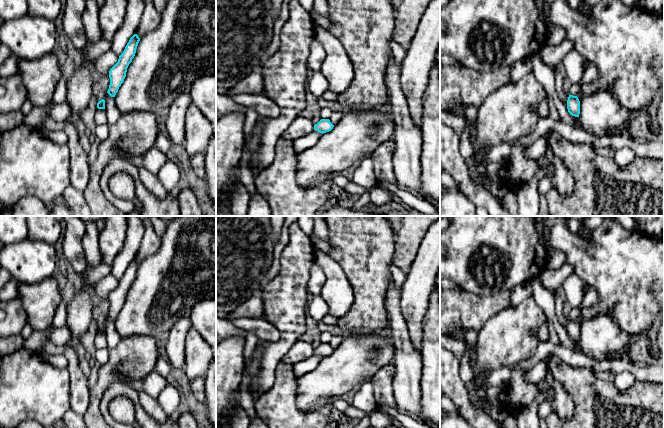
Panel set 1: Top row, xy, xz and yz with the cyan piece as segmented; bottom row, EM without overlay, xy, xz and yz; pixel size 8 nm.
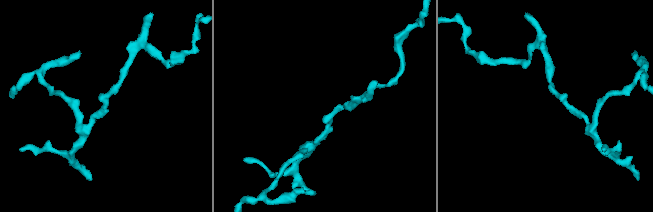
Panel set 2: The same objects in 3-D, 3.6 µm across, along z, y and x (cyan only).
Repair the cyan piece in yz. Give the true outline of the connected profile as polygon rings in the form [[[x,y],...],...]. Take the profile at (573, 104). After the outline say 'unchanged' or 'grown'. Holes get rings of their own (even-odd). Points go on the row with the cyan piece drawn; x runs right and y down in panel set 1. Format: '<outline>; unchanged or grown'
[[[569,95],[567,100],[567,109],[572,116],[579,117],[580,101],[577,96]]]; unchanged

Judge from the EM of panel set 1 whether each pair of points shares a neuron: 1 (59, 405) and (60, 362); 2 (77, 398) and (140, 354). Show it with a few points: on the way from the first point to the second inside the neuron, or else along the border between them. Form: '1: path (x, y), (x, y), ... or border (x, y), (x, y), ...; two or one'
1: border (40, 355), (52, 365), (65, 369); two
2: border (90, 388), (89, 404), (84, 413); two

